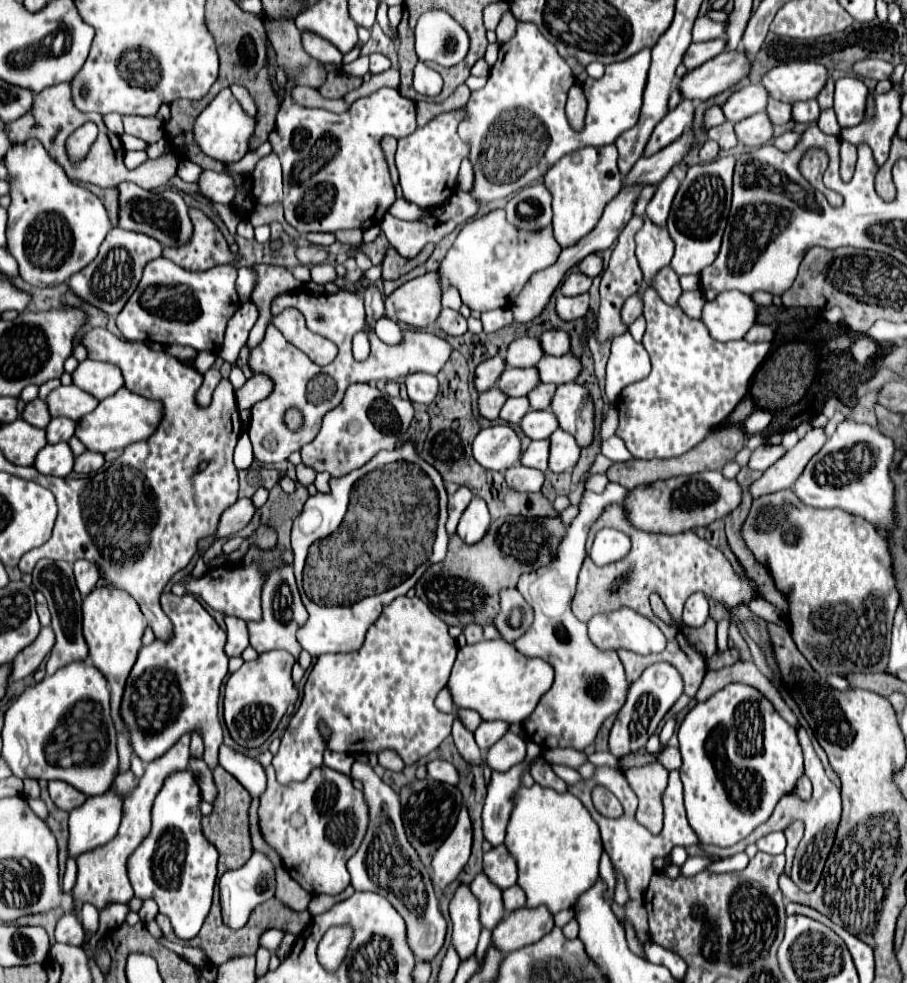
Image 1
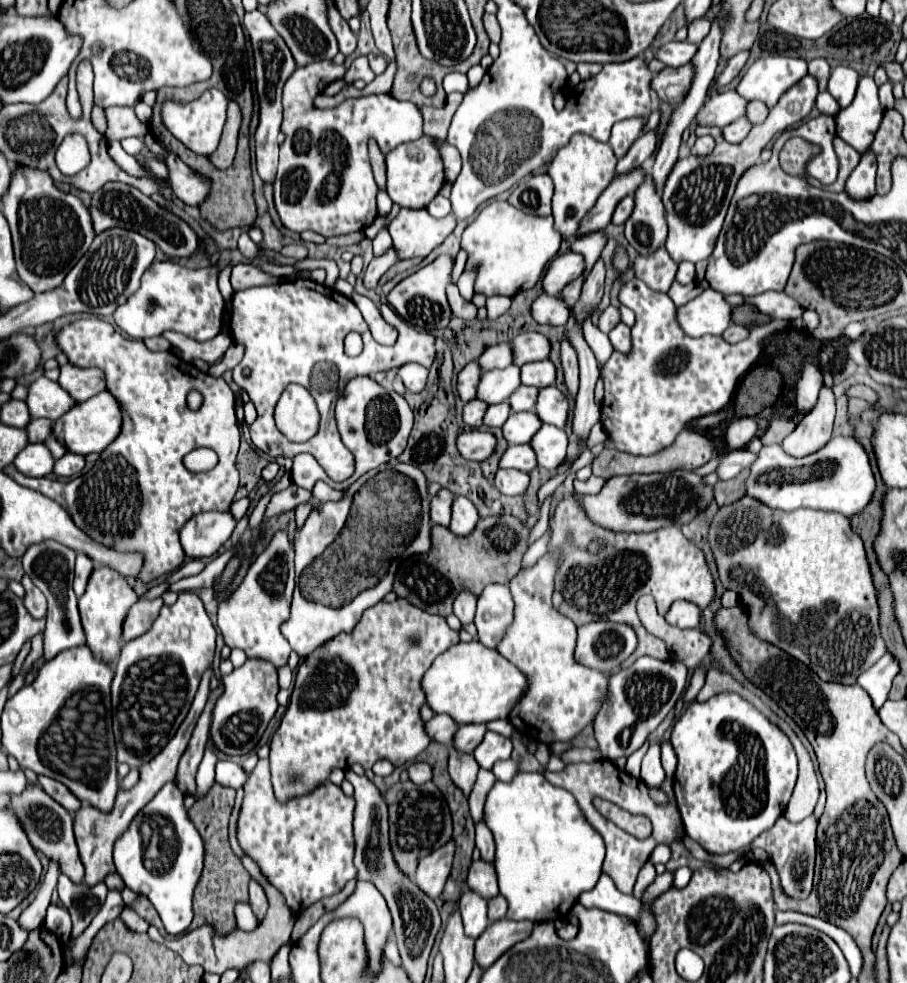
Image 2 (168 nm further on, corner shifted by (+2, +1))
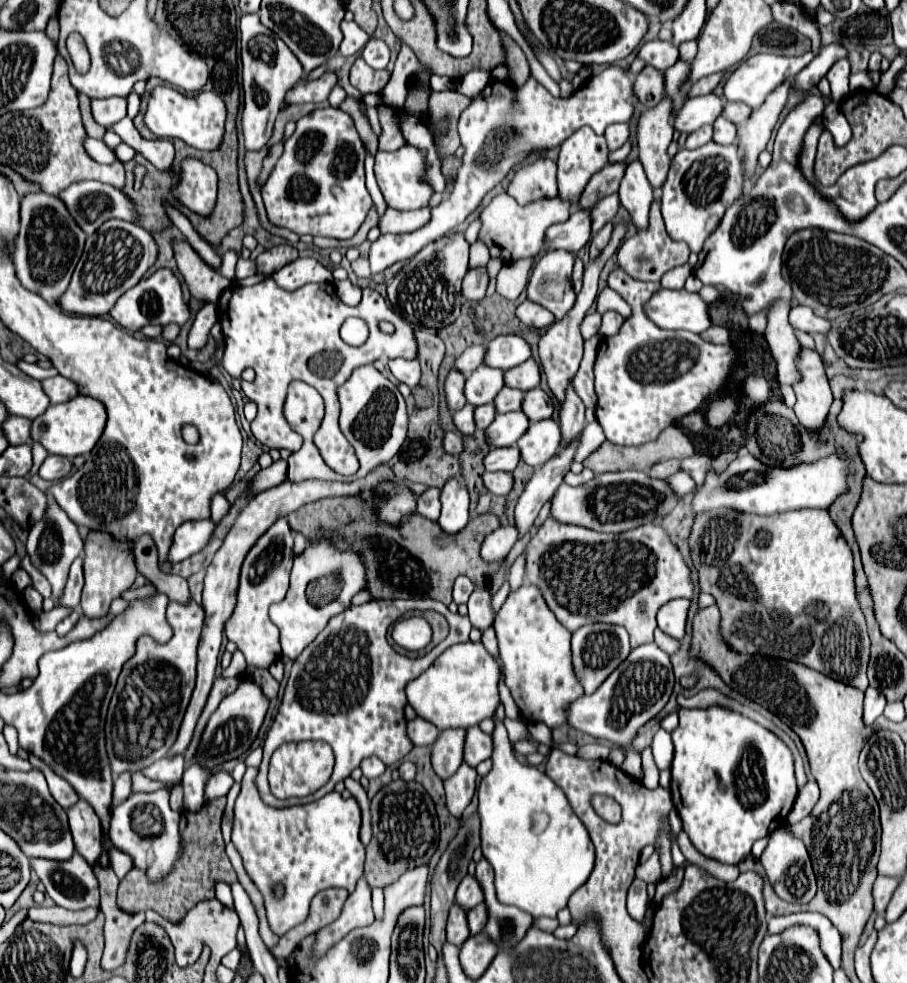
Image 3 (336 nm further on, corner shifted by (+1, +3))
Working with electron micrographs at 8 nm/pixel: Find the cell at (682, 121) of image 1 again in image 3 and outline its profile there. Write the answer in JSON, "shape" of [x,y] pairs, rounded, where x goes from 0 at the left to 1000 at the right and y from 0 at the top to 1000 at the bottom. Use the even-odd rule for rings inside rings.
{"shape":[[[678,165],[678,167],[669,167],[663,175],[658,175],[656,181],[645,191],[645,197],[641,197],[638,210],[641,212],[652,212],[663,201],[680,195],[682,185],[689,179],[689,171],[691,171],[691,165]]]}

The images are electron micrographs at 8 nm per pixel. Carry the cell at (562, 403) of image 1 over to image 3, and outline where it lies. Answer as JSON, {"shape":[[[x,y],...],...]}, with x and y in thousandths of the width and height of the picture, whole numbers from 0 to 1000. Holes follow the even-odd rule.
{"shape":[[[588,395],[588,397],[579,399],[579,413],[574,417],[581,421],[581,425],[585,429],[592,429],[592,427],[607,425],[612,413],[610,413],[607,405],[603,403],[603,399],[599,399],[596,395]]]}

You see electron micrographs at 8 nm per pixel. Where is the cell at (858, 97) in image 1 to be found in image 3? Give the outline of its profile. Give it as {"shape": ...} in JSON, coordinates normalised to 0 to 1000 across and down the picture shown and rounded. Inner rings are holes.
{"shape":[[[923,61],[921,67],[912,73],[912,81],[916,85],[916,102],[918,104],[925,104],[936,96],[936,77],[938,77],[936,61]]]}

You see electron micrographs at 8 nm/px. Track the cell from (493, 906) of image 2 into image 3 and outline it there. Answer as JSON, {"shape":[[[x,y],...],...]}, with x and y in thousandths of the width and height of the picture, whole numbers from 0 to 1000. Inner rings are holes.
{"shape":[[[535,918],[528,920],[528,922],[524,922],[524,924],[519,924],[515,928],[515,934],[517,934],[517,946],[519,946],[519,950],[528,950],[535,944],[535,938],[539,934]]]}

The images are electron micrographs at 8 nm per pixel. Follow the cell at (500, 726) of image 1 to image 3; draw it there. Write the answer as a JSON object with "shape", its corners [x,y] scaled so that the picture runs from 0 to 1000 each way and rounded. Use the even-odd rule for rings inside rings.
{"shape":[[[513,741],[488,743],[477,757],[475,775],[486,791],[495,791],[510,775],[513,761]]]}

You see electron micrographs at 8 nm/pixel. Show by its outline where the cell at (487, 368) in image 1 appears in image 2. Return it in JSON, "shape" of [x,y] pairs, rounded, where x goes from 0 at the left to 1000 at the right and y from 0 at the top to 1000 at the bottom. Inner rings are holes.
{"shape":[[[525,368],[514,370],[507,378],[505,378],[505,401],[509,409],[518,409],[520,405],[525,405],[525,393],[529,387],[529,374]]]}

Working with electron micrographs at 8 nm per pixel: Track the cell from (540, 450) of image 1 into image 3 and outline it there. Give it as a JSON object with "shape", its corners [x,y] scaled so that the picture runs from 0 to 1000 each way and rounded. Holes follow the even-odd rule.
{"shape":[[[570,454],[544,456],[544,458],[535,464],[535,476],[541,478],[541,480],[546,480],[546,478],[566,480],[572,470],[574,470],[574,462],[572,462],[572,456],[570,456]]]}

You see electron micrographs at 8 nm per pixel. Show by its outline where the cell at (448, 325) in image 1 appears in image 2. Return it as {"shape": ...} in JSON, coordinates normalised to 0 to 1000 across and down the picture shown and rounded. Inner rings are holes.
{"shape":[[[503,289],[494,291],[492,297],[494,297],[494,307],[496,307],[496,313],[498,313],[498,319],[501,319],[501,321],[507,321],[507,323],[514,323],[514,326],[525,323],[525,315],[527,315],[527,313],[525,313],[520,307],[514,307],[514,305],[507,301]]]}

